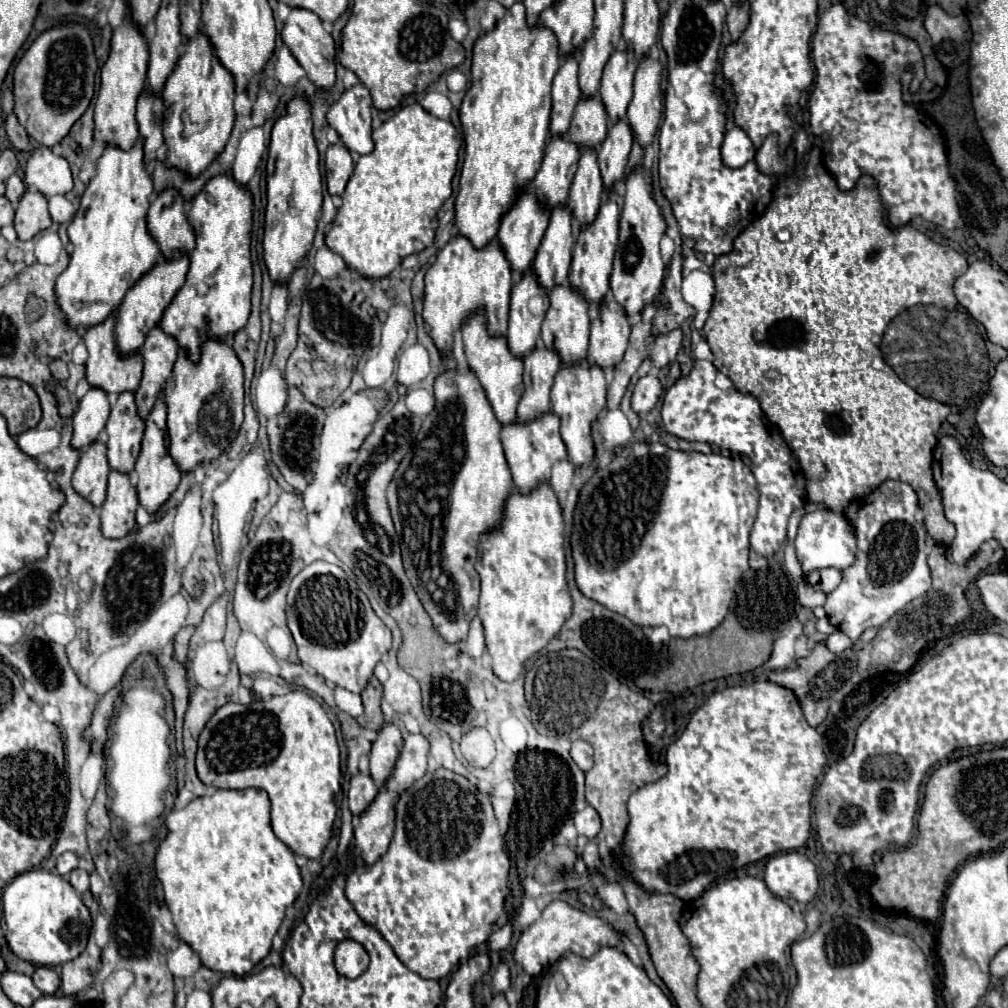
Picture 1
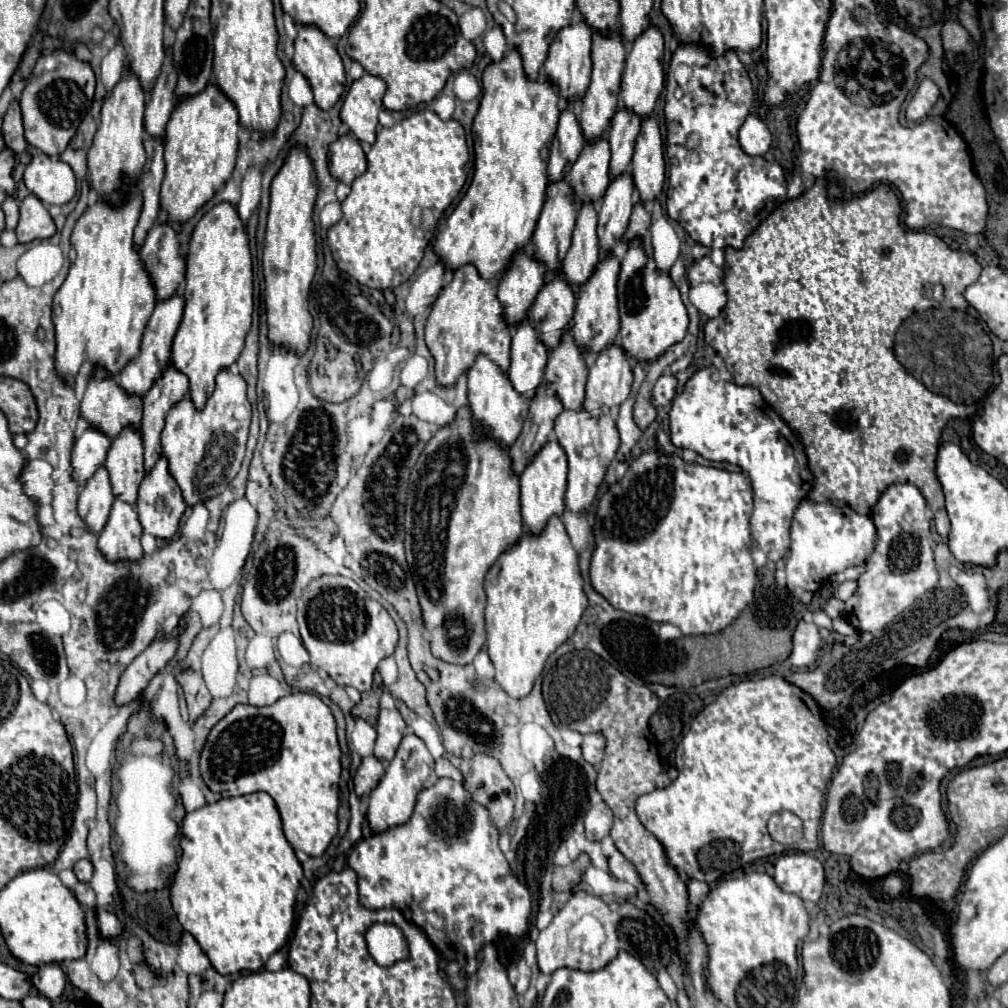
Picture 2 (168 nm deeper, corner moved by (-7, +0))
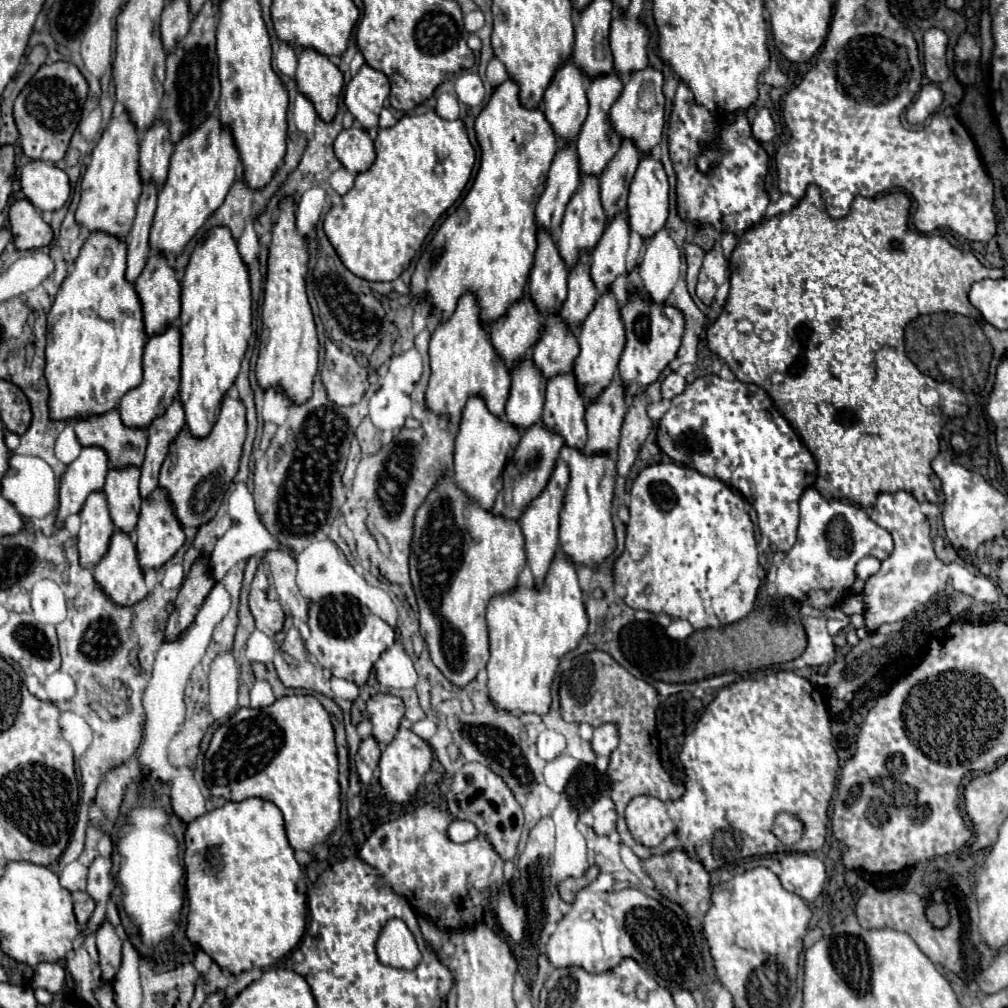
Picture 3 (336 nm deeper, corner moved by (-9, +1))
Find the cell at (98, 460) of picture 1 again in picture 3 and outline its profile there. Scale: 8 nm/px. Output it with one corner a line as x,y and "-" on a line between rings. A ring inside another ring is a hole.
92,491
80,511
80,533
78,551
82,567
94,567
106,553
110,535
114,533
114,523
108,511
108,501
104,491

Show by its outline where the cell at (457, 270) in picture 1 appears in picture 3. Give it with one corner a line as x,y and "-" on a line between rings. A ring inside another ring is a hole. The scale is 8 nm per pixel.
464,293
454,313
434,329
430,337
430,367
432,375
426,391
426,405
434,413
452,417
452,421
458,423
466,399
476,393
484,397
494,415
504,413
510,391
510,371
490,341
488,329
480,319
480,305
472,293

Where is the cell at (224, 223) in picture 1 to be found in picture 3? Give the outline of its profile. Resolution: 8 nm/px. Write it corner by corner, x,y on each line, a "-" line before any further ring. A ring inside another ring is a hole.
212,227
202,241
196,243
186,275
182,279
182,313
180,313
180,335
182,335
182,379
180,399
186,411
186,425
194,437
206,437
216,423
220,401
234,383
242,357
252,335
252,295
248,267
238,253
236,239
228,235
228,227

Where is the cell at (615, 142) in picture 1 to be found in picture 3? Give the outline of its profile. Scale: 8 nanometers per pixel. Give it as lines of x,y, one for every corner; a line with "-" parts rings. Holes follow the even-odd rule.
626,213
614,215
606,223
604,233
592,251
590,263
590,275
598,291
606,291
620,273
626,273
628,235
630,227

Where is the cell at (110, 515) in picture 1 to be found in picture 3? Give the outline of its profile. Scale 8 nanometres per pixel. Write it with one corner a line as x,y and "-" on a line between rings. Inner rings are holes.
120,529
114,531
106,555
92,567
92,573
94,573
94,579
98,581
98,585
104,589
104,593
118,605
134,605
148,595
146,583
144,583
144,573
138,563
136,545
132,543
130,535

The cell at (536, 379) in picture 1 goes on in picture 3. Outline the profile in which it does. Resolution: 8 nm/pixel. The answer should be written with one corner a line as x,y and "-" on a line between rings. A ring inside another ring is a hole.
536,423
522,433
522,439
514,451
512,463
508,463
504,469
504,487
498,493
494,503
496,515
520,519
528,503
546,487
562,445
564,445
564,439
560,439
560,435
552,435
552,431
544,431
544,423

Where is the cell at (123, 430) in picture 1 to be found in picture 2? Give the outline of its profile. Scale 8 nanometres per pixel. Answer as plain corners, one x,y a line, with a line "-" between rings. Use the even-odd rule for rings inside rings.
124,428
120,436
112,440
106,458
106,470
110,474
114,496
134,506
138,498
138,486
144,478
142,438
136,428

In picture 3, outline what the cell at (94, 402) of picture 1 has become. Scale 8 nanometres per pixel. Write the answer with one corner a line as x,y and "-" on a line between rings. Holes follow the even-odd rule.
82,447
78,459
68,465
66,475
60,481
58,525
64,525
64,519
70,513
78,513
92,491
104,487
108,463
108,455
102,447

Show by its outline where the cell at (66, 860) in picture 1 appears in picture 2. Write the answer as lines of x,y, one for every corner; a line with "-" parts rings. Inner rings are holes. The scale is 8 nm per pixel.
80,860
80,862
76,862
74,872
76,872
76,876
78,876
80,882
90,882
92,880
92,872
94,872
94,866
92,866
90,860

